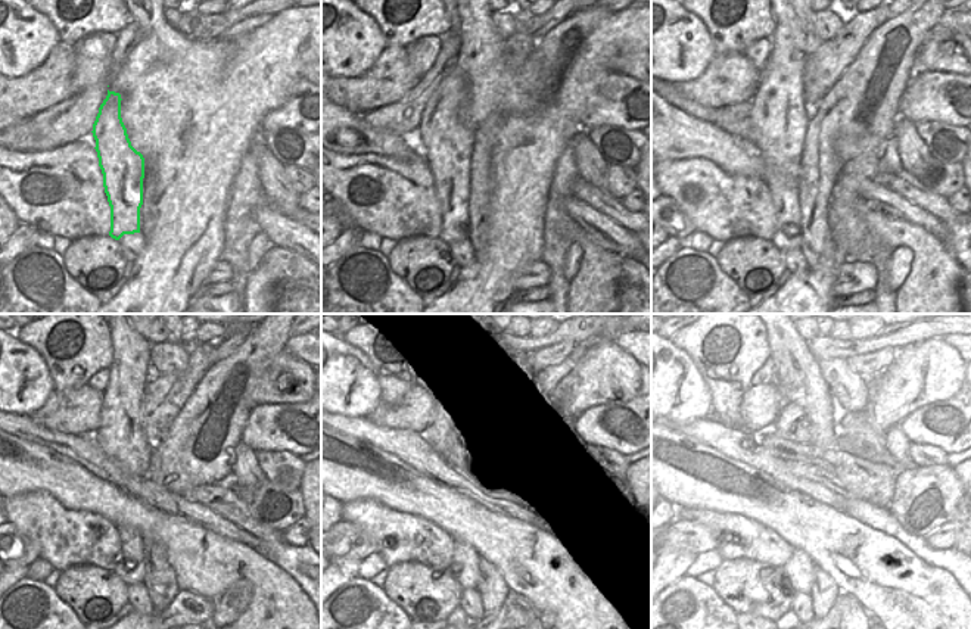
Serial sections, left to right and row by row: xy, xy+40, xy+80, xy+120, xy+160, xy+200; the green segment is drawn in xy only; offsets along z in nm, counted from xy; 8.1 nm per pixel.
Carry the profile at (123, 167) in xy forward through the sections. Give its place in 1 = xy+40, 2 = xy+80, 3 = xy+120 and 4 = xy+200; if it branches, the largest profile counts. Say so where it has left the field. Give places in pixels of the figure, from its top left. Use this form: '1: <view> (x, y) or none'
1: xy+40 (447, 131)
2: xy+80 (778, 117)
3: xy+120 (121, 436)
4: xy+200 (808, 363)

